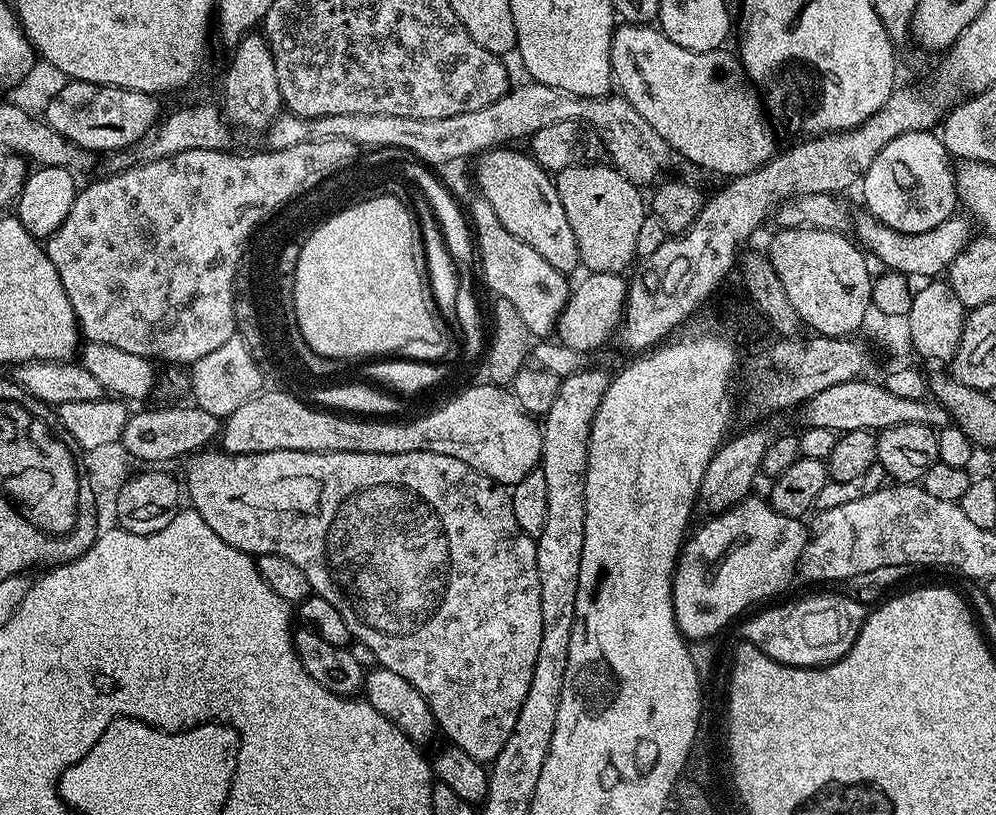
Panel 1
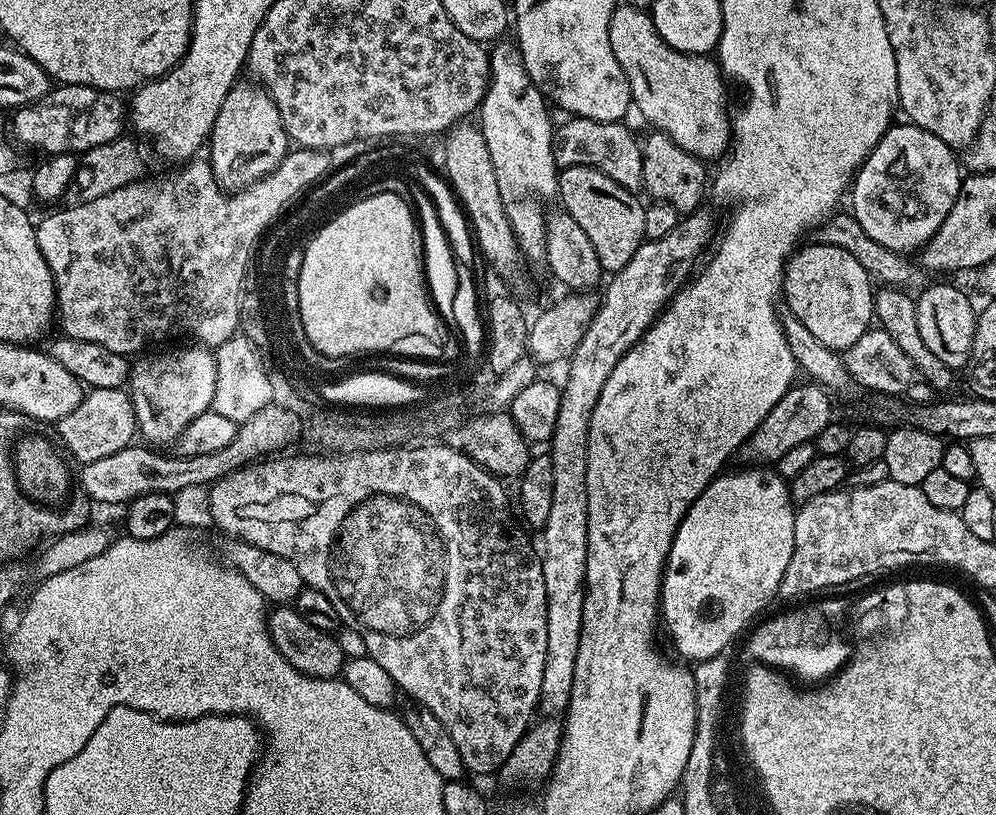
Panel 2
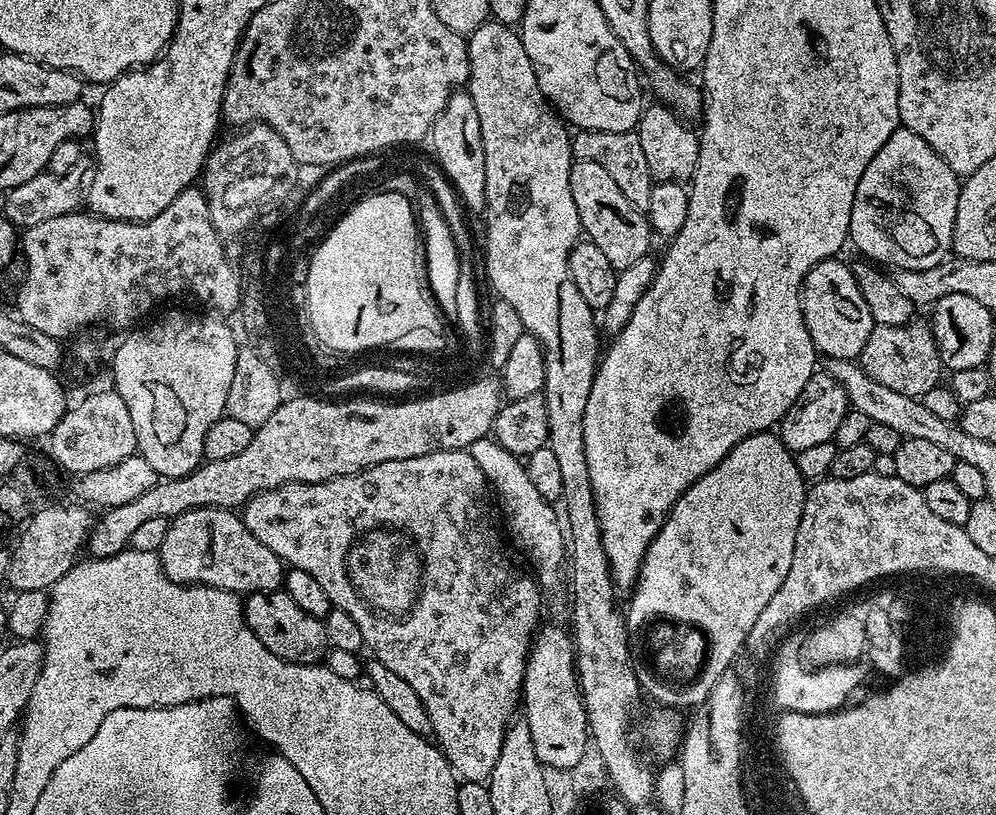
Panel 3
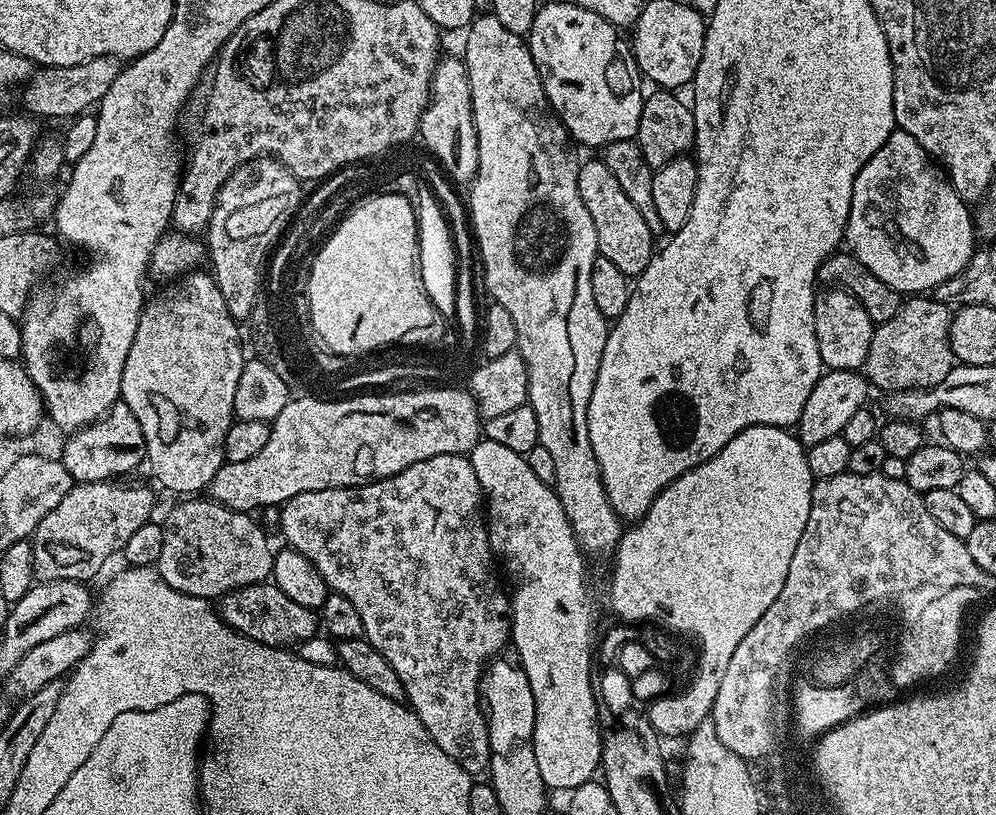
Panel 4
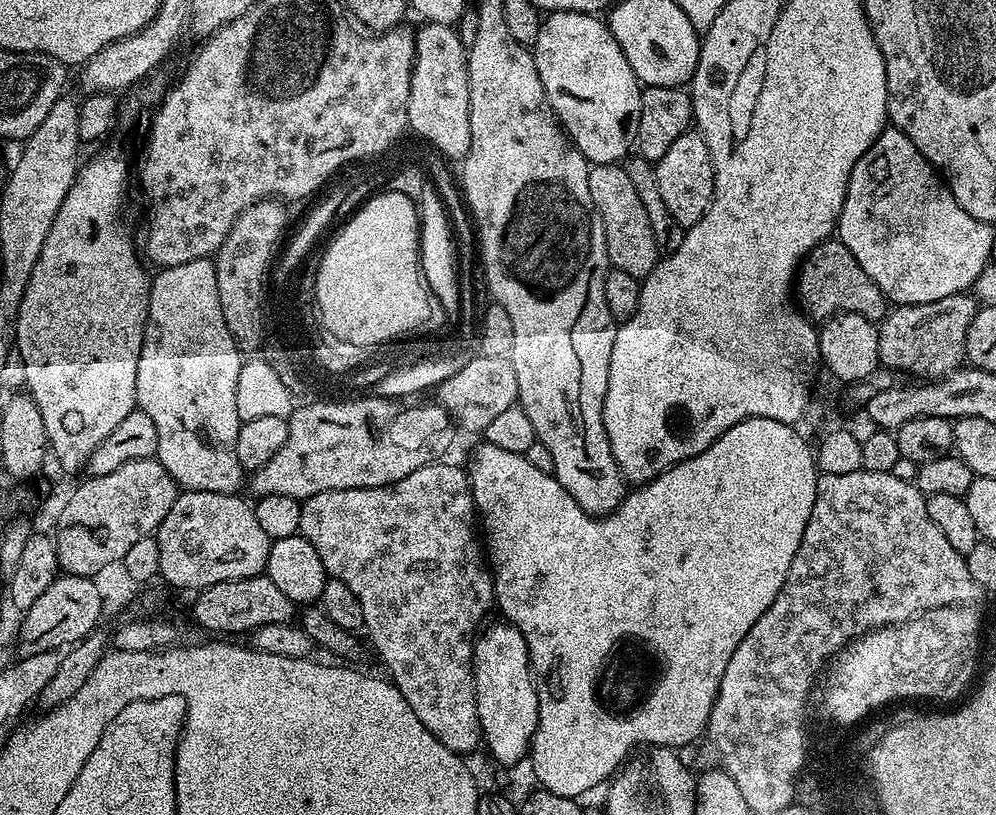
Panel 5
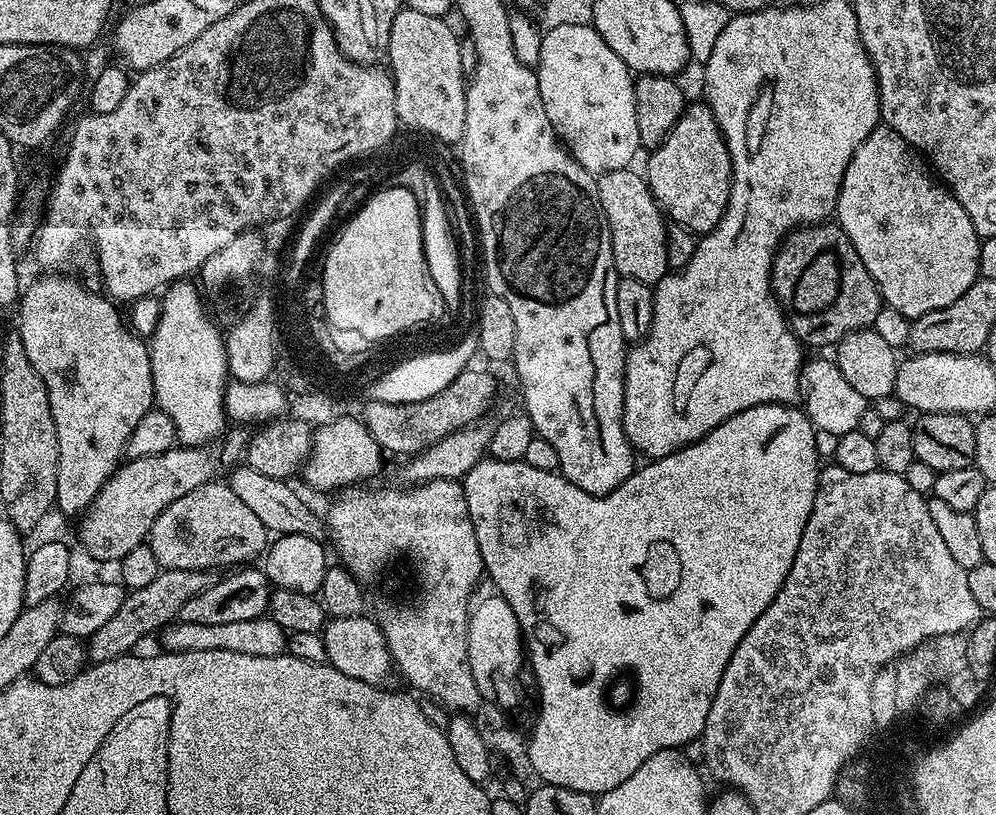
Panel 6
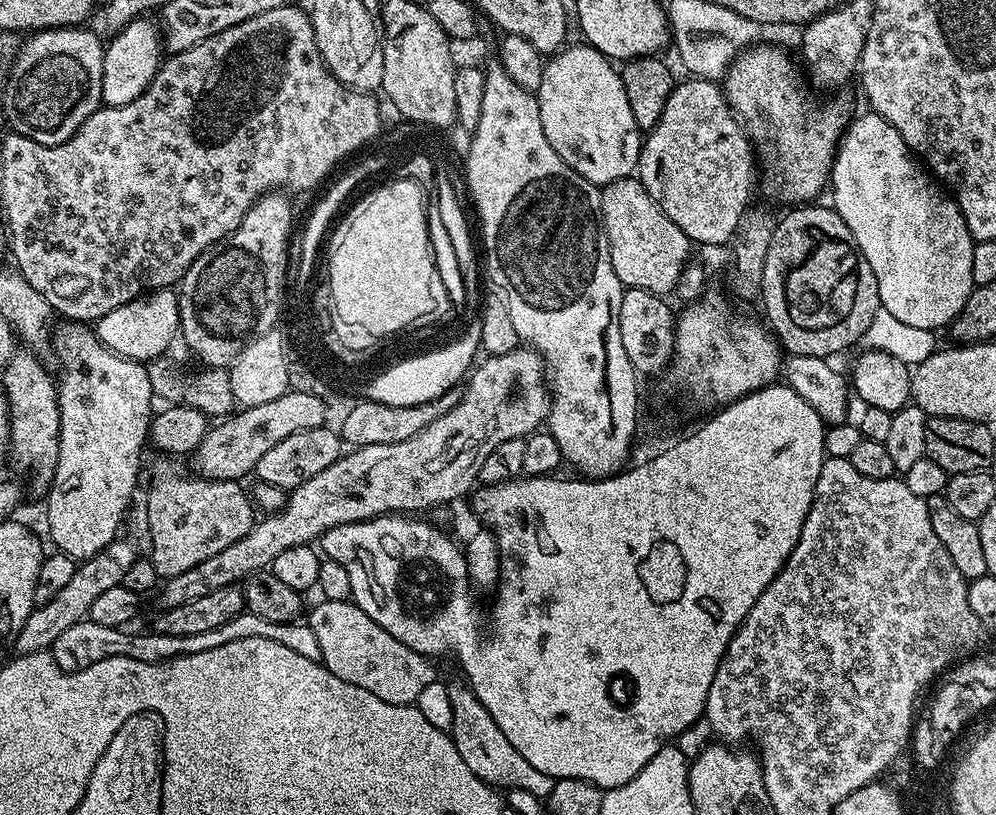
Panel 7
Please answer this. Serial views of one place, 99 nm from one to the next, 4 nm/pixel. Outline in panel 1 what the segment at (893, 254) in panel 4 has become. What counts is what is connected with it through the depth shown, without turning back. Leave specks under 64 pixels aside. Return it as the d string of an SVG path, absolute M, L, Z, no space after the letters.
M935 131L902 134L870 162L862 181L863 207L878 222L906 234L934 230L957 211L956 174L953 161Z

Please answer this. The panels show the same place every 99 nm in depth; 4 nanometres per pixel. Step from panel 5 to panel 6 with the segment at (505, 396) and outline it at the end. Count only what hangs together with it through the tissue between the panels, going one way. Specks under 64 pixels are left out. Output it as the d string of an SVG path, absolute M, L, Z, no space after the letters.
M467 367L441 393L426 398L425 401L395 404L368 400L362 413L366 430L370 430L374 442L378 442L378 446L385 453L393 452L394 455L400 456L399 458L411 458L430 445L437 444L442 437L483 421L492 399L496 396L496 380L490 373L476 367Z

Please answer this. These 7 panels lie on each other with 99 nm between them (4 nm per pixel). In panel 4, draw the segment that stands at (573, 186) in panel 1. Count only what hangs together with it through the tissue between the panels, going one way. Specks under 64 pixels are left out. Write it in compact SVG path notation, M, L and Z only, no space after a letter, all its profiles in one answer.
M585 159L581 163L578 170L578 194L582 194L582 202L586 202L586 210L590 210L590 218L598 234L599 255L614 262L614 266L618 266L618 270L622 270L624 276L629 278L640 276L654 255L654 247L652 248L654 233L650 230L650 226L646 226L646 218L642 218L638 206L634 206L634 202L626 198L614 174L606 170L603 159L588 161Z

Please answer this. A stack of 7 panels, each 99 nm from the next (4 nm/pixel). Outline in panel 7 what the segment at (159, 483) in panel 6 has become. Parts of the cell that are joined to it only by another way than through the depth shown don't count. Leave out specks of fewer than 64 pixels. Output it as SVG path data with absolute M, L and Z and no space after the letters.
M282 394L274 402L262 402L262 406L250 406L233 411L227 418L213 423L202 442L191 452L192 468L197 477L206 480L243 481L243 476L251 477L256 471L262 454L278 446L282 438L298 434L302 430L314 430L312 424L319 424L324 408L320 399L310 396Z

